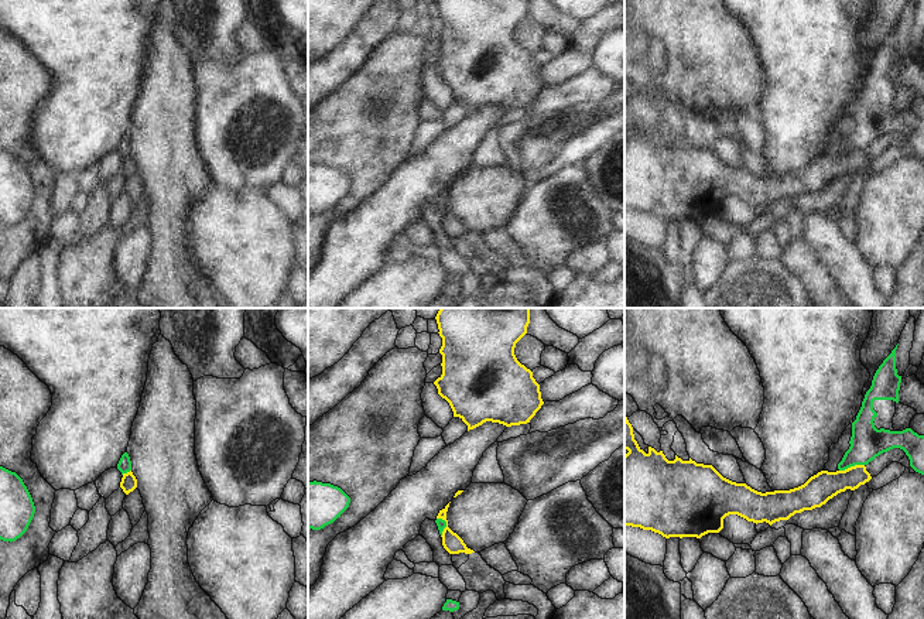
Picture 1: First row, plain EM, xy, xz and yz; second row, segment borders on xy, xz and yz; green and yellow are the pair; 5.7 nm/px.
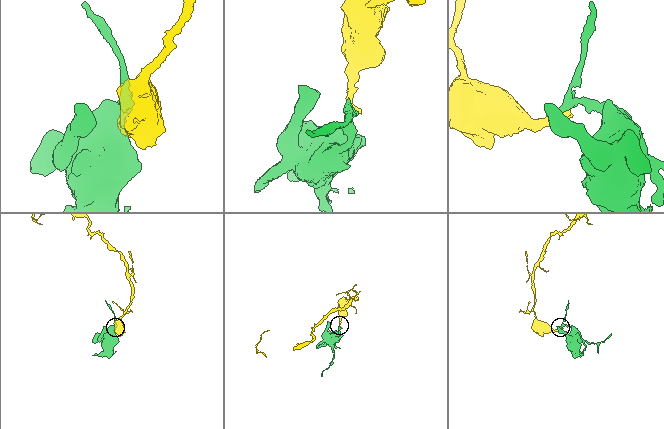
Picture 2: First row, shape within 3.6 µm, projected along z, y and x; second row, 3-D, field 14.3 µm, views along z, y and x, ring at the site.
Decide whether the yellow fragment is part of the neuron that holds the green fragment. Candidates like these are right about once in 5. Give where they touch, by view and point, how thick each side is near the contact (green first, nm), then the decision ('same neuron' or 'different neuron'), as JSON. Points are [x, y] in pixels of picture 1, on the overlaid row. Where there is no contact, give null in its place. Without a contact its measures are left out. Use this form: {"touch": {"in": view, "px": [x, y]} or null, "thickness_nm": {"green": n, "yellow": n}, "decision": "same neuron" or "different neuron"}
{"touch": {"in": "yz", "px": [851, 465]}, "thickness_nm": {"green": 190, "yellow": 170}, "decision": "different neuron"}

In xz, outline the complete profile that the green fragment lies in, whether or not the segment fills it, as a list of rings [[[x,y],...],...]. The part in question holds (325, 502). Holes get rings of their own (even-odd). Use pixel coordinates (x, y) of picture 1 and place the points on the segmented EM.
[[[308,482],[308,529],[321,530],[349,507],[350,497],[338,486]]]

